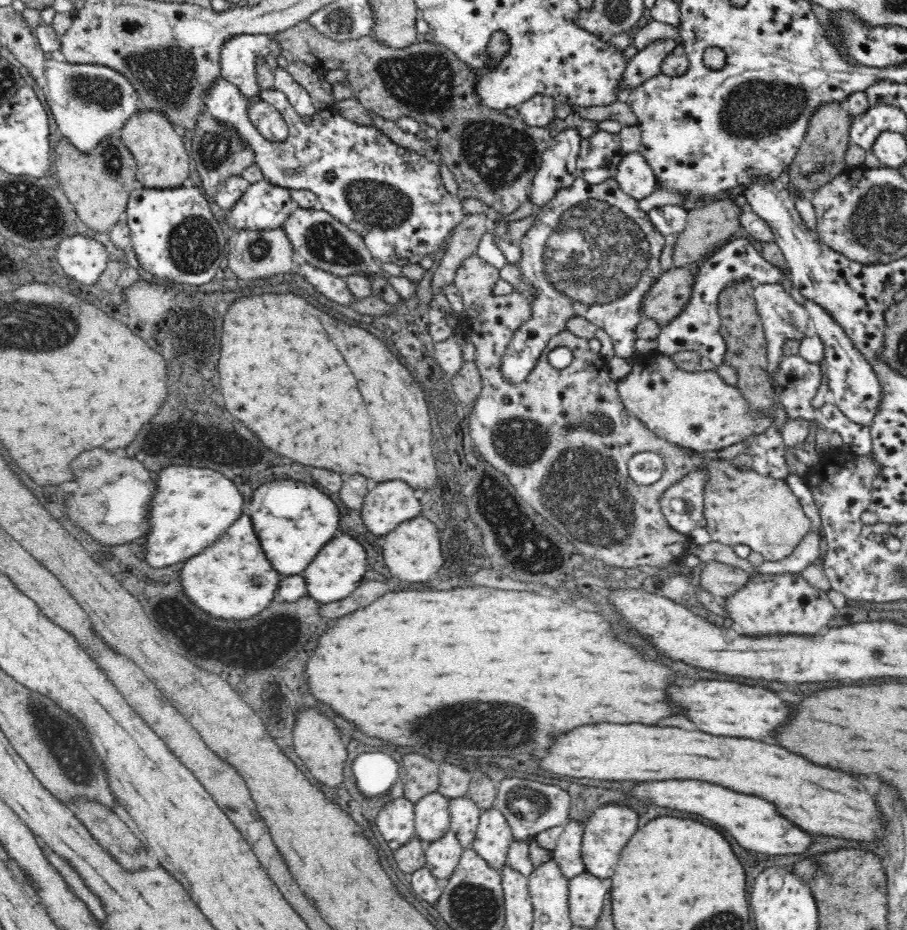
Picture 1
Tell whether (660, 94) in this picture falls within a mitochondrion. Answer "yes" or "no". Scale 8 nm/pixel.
no

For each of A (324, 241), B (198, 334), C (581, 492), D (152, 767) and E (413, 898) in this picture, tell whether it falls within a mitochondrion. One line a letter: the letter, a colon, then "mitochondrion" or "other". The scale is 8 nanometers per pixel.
A: mitochondrion
B: other
C: mitochondrion
D: other
E: other

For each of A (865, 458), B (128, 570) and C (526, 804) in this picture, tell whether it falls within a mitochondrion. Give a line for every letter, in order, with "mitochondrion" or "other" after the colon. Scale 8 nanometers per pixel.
A: other
B: other
C: mitochondrion

